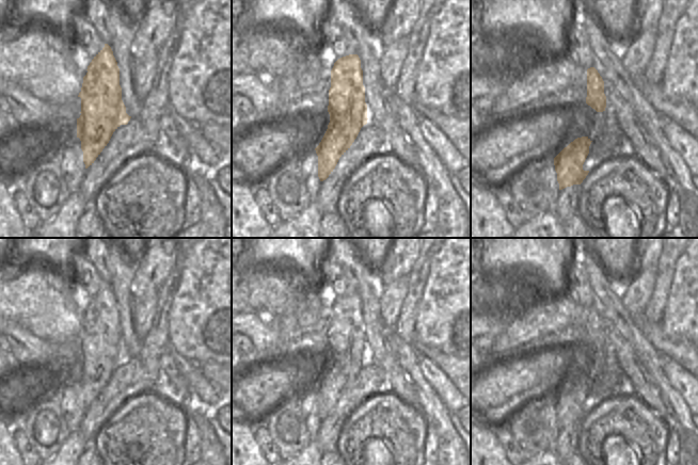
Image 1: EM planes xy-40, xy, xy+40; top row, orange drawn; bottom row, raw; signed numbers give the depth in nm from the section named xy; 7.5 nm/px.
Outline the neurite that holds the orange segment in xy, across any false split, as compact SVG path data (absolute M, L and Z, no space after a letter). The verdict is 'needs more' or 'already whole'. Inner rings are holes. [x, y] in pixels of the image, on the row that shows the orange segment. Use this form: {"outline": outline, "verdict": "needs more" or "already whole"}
{"outline": "M358 54L343 57L334 63L328 112L328 129L315 148L320 181L329 177L339 158L356 139L361 128L367 124L363 70Z", "verdict": "already whole"}

